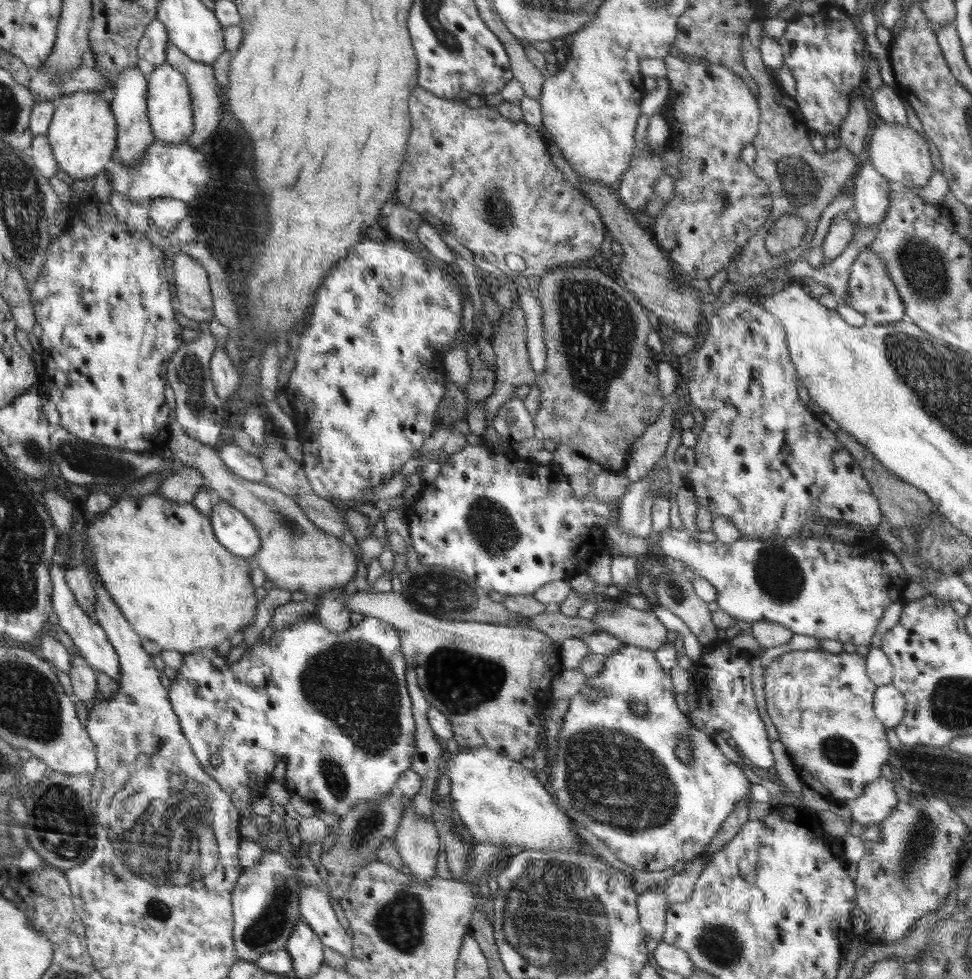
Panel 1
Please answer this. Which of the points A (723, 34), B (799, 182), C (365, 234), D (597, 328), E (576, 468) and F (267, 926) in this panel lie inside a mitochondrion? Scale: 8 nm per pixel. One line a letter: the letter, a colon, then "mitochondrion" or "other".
A: other
B: mitochondrion
C: other
D: mitochondrion
E: other
F: mitochondrion

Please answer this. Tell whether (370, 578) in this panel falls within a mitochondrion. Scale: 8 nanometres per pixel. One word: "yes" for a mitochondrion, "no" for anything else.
no

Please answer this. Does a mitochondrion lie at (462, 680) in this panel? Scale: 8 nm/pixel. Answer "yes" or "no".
yes

